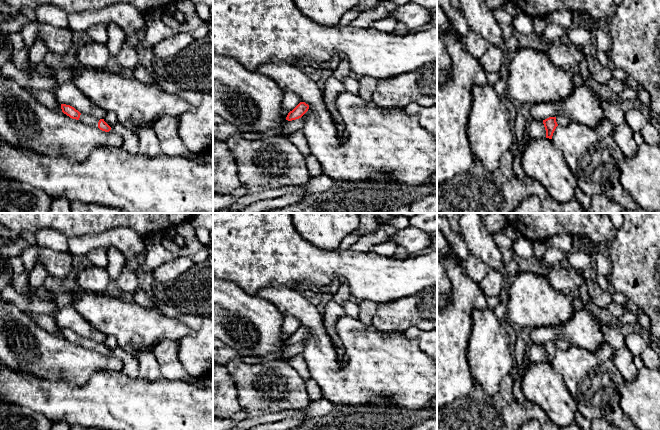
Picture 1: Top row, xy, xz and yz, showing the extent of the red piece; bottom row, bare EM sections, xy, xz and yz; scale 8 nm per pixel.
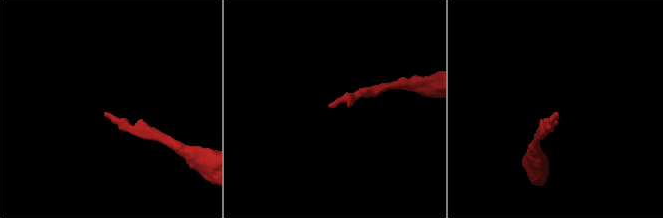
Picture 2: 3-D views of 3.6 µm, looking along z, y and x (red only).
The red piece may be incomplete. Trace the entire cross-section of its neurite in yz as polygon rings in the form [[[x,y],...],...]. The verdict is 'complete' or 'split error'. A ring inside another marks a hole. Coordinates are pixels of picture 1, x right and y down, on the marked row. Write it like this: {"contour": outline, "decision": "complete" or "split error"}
{"contour": [[[565,116],[549,117],[543,120],[543,124],[546,130],[546,138],[552,139],[553,133],[558,125],[566,126],[571,121]]], "decision": "split error"}

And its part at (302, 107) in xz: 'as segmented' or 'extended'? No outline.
extended

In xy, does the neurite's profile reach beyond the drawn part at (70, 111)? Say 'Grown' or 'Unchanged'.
Grown

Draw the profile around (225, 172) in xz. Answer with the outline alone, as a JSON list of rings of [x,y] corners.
[[[222,140],[213,141],[213,193],[228,195],[241,187],[233,154]]]

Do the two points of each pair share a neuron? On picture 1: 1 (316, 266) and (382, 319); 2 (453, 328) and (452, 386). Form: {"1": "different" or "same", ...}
{"1": "different", "2": "same"}

